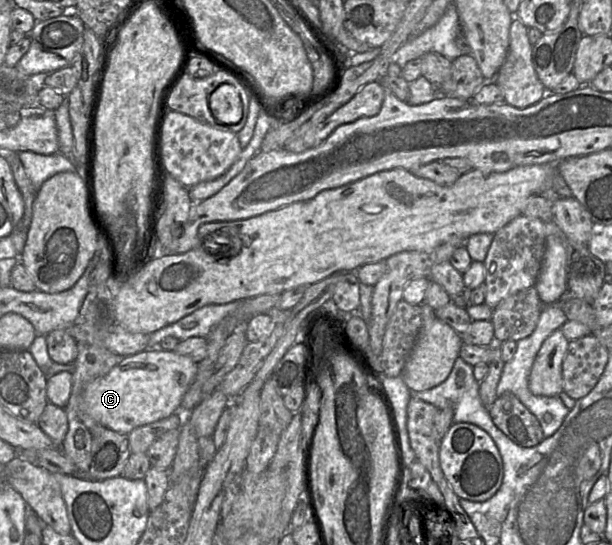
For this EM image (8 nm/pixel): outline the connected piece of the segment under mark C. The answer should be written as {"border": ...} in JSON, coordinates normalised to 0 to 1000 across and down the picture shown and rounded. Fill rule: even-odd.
{"border":[[[243,637],[198,657],[173,688],[142,705],[134,721],[134,752],[167,782],[208,798],[224,783],[291,756],[322,681],[324,668],[309,653]]]}

